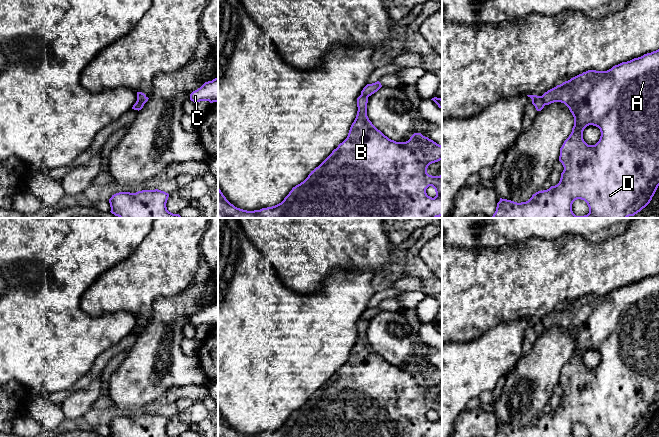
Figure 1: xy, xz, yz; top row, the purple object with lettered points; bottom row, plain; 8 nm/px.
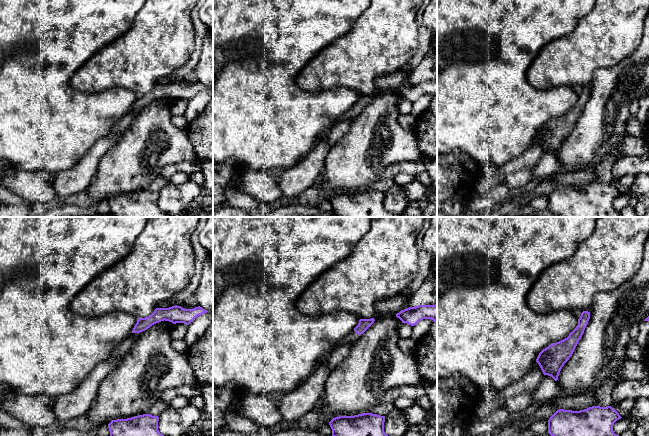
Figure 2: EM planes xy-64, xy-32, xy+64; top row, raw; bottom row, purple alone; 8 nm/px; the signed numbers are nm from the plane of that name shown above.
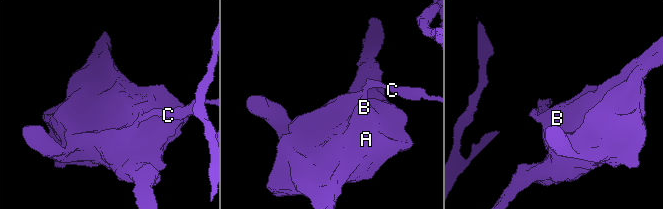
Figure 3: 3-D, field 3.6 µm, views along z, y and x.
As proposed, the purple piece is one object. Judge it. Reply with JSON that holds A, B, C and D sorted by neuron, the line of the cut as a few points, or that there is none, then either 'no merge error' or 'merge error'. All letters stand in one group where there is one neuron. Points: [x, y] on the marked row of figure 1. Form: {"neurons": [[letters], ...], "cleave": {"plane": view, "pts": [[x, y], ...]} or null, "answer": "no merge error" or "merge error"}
{"neurons": [["A", "B", "D"], ["C"]], "cleave": {"plane": "yz", "pts": [[541, 96], [545, 104]]}, "answer": "merge error"}

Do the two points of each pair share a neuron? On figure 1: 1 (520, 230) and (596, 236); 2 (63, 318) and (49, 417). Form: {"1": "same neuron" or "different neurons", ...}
{"1": "same neuron", "2": "different neurons"}

